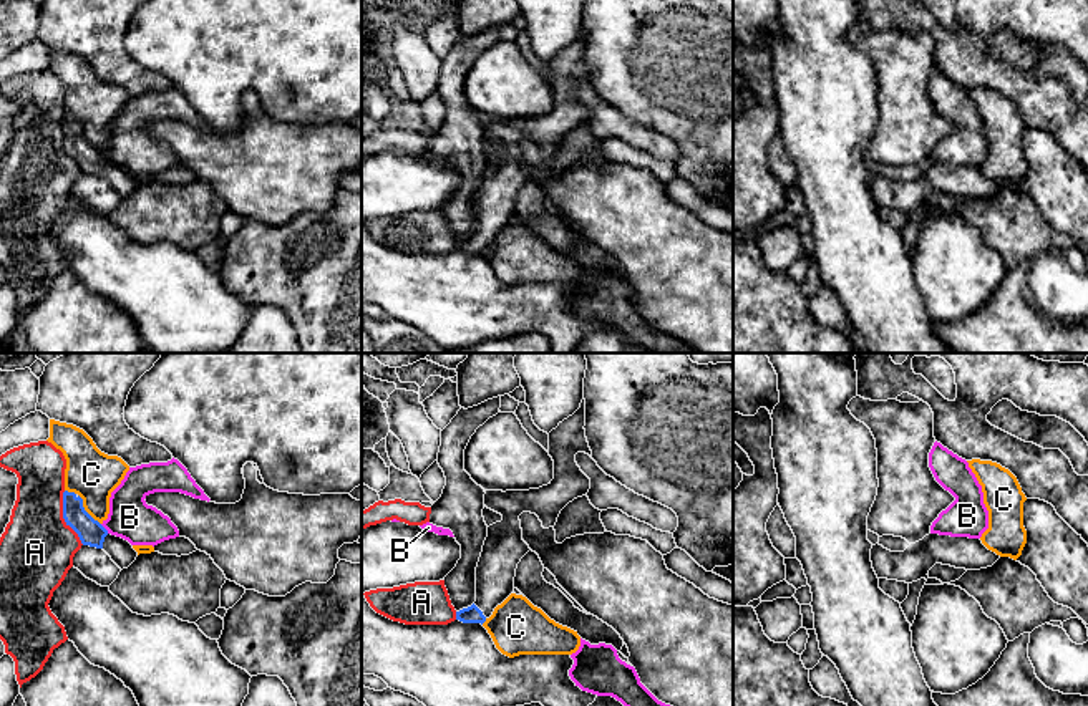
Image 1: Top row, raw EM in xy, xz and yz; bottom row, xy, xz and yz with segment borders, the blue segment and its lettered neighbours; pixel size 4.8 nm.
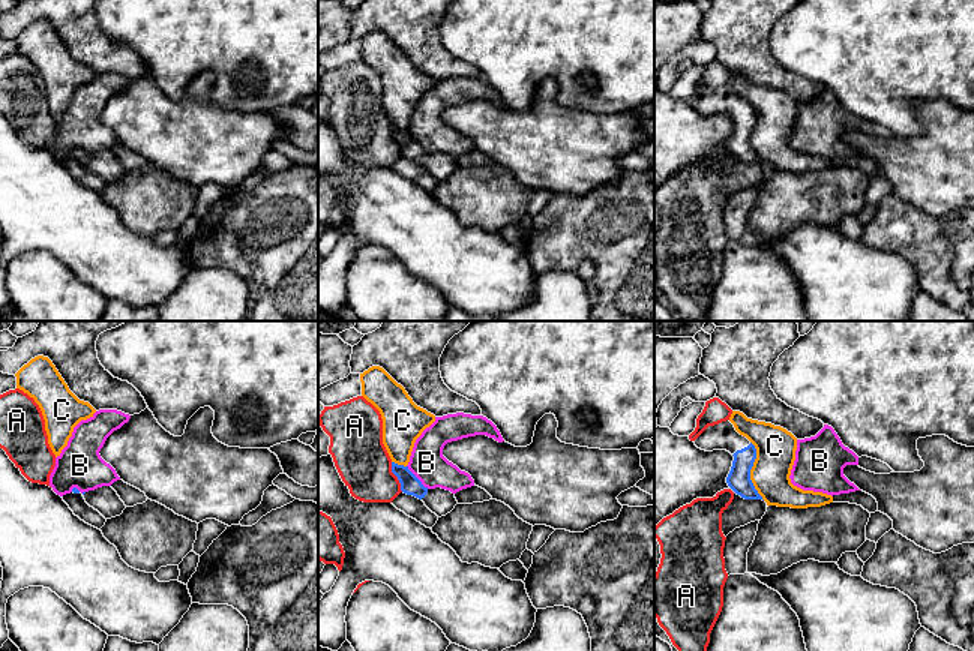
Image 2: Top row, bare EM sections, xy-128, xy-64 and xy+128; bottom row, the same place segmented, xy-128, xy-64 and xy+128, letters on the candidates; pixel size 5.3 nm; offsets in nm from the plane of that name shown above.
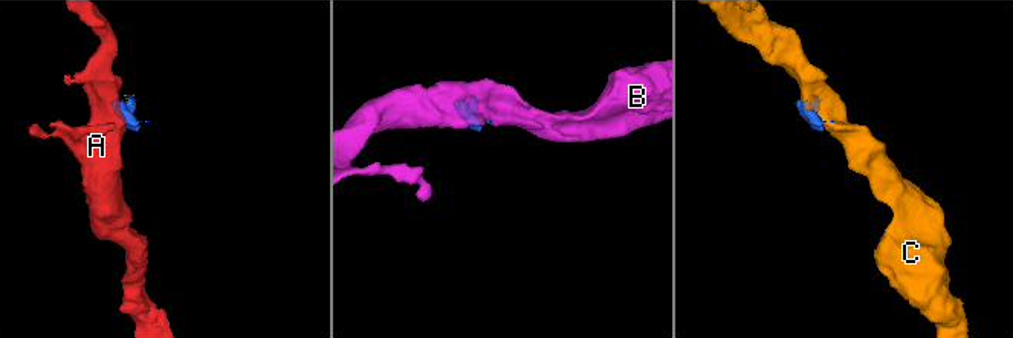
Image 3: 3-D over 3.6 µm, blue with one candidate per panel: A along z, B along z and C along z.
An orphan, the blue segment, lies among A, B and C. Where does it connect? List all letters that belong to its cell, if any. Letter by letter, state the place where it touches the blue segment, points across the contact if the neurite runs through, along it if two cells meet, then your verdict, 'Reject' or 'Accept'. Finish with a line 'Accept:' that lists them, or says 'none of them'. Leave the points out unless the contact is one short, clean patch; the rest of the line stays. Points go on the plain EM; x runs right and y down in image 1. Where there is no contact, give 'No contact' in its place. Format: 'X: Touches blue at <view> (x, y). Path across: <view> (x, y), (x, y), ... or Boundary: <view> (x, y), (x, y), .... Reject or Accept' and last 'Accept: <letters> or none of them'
A: Touches blue at xy (63, 146). Boundary: xy (63, 120), (63, 149), (83, 173). Reject
B: Touches blue at xy (105, 158). Boundary: xy (100, 153), (108, 161). Reject
C: Touches blue at xy (83, 138). Boundary: xy (78, 123), (83, 136), (100, 153). Reject
Accept: none of them

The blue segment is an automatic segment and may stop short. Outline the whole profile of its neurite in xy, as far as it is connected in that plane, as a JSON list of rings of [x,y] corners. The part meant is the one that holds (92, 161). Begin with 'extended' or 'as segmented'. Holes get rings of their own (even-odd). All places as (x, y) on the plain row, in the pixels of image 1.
extended; [[[63,121],[63,147],[80,166],[83,174],[103,177],[111,189],[123,199],[138,186],[133,174],[116,164],[111,164],[83,136],[83,128],[75,121]]]

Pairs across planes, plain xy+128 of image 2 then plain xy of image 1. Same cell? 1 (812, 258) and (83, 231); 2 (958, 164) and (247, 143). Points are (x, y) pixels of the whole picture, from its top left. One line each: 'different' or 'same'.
1: same
2: same

